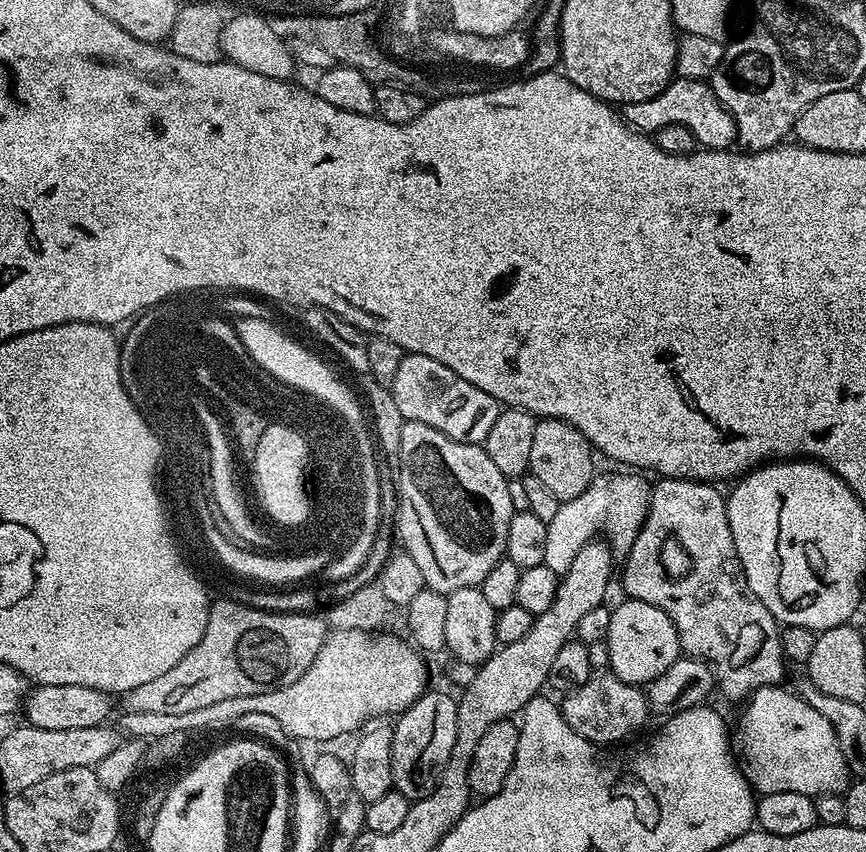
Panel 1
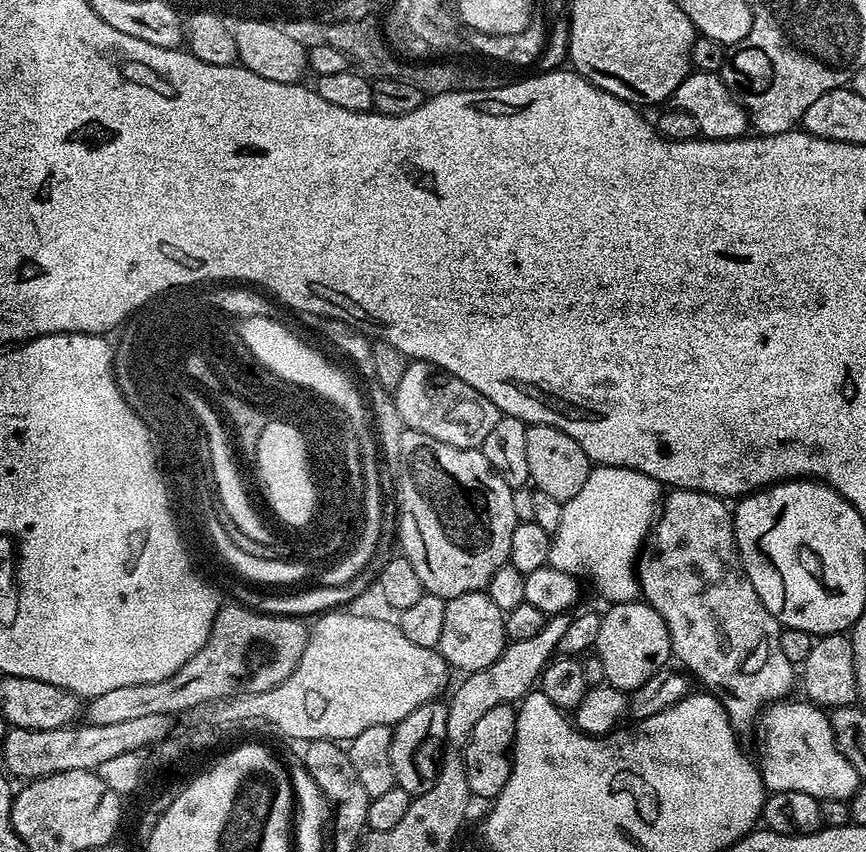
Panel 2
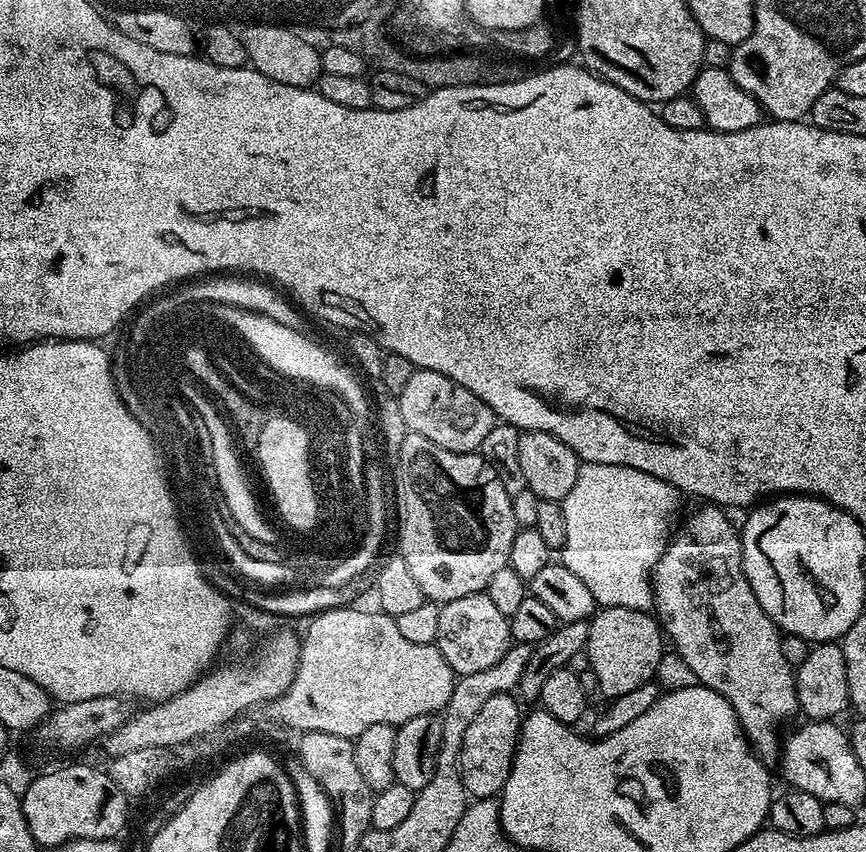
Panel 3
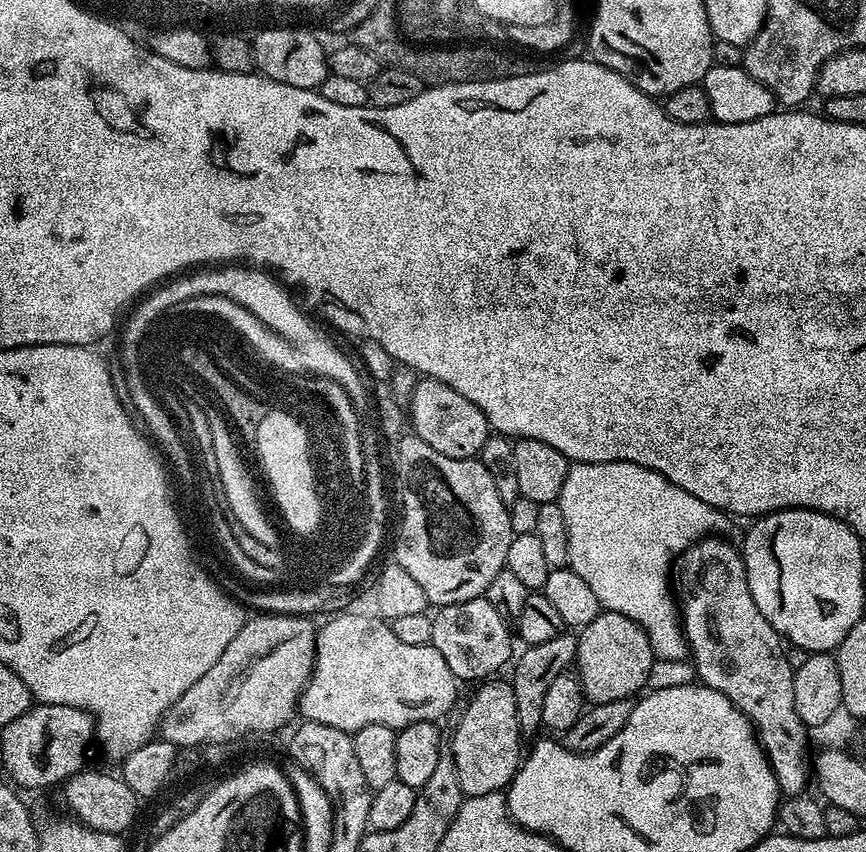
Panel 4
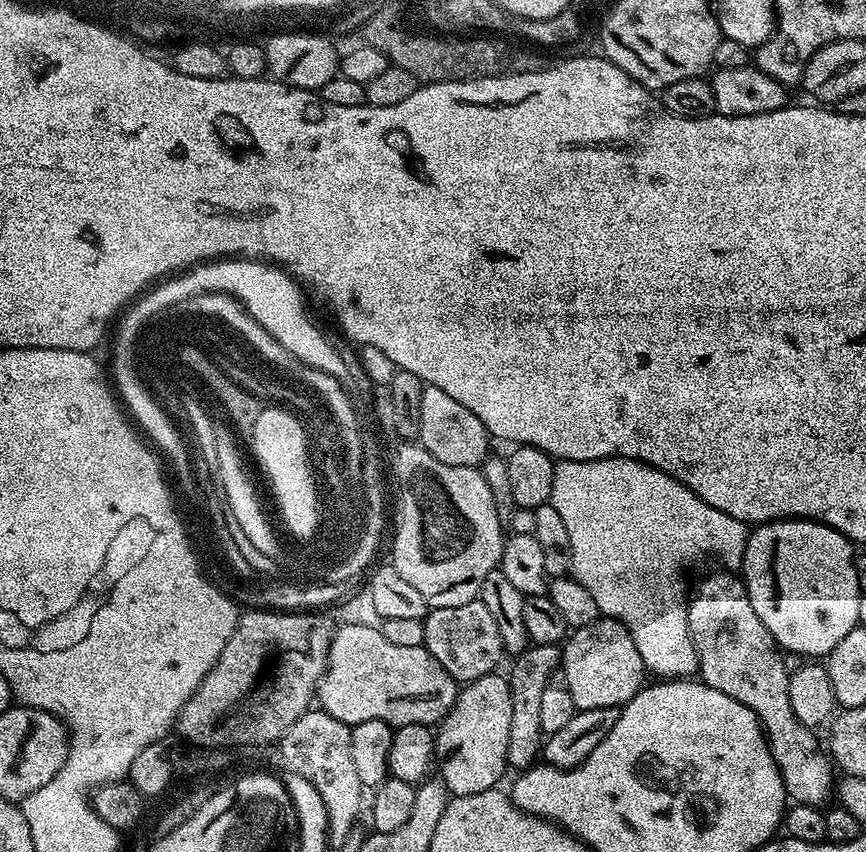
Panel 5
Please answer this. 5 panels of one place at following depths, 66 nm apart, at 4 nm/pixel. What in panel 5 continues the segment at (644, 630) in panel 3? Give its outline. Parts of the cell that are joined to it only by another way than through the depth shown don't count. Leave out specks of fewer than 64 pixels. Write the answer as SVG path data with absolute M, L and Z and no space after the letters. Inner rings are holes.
M601 618L593 622L590 626L582 626L571 633L570 640L574 643L563 649L562 652L562 676L566 681L566 687L577 709L586 708L620 708L635 698L640 693L641 688L645 687L646 669L642 662L642 654L631 644L632 639L625 624L619 624L617 620Z

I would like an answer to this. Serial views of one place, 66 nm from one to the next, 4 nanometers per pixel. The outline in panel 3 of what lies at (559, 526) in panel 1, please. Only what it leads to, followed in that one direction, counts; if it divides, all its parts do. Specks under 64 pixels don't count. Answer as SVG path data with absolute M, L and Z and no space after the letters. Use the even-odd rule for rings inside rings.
M584 464L574 486L563 500L566 518L566 542L562 549L562 562L594 594L600 608L629 608L638 612L648 612L654 604L652 577L656 563L660 561L670 543L672 519L676 507L682 500L681 493L674 486L634 470L630 466L610 466L609 464Z

